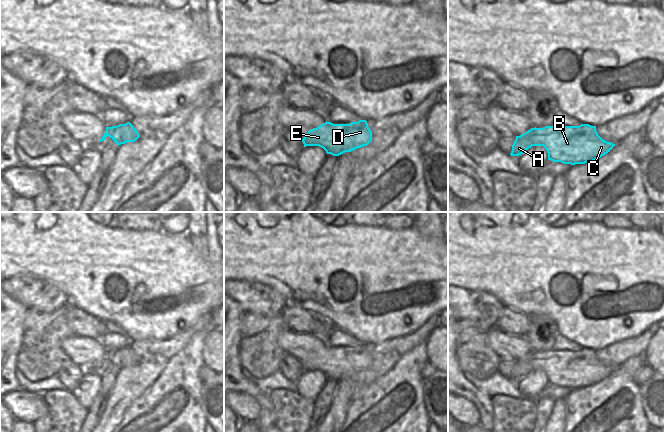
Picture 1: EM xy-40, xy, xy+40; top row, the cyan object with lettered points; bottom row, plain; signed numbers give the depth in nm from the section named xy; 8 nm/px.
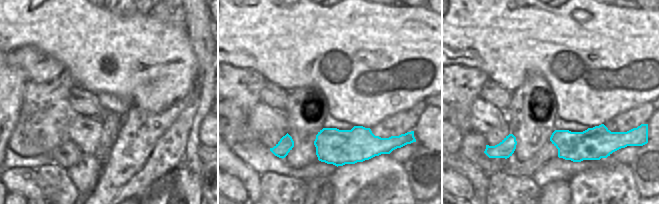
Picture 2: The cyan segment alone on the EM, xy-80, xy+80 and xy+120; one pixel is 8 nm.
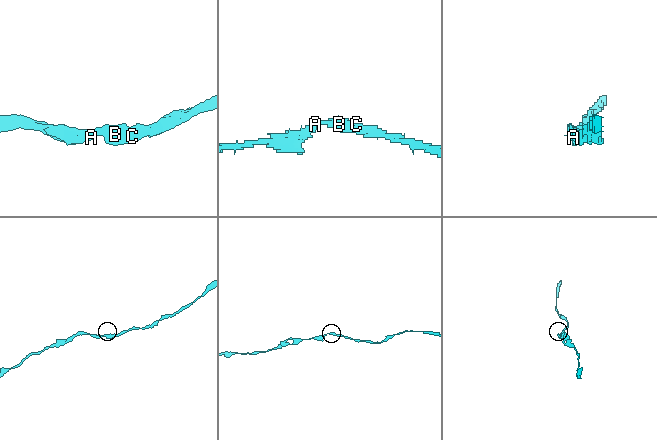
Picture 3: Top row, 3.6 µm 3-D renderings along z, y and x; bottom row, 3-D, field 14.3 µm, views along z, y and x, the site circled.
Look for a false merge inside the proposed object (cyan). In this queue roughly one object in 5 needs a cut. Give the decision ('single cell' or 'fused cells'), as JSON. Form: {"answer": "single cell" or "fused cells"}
{"answer": "single cell"}

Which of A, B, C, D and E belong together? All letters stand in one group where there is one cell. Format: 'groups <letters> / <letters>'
groups A B C D E

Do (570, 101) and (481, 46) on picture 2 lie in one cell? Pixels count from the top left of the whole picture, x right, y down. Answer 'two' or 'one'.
one

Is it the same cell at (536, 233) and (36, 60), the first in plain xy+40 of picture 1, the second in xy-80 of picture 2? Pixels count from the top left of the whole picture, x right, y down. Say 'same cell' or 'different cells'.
different cells

